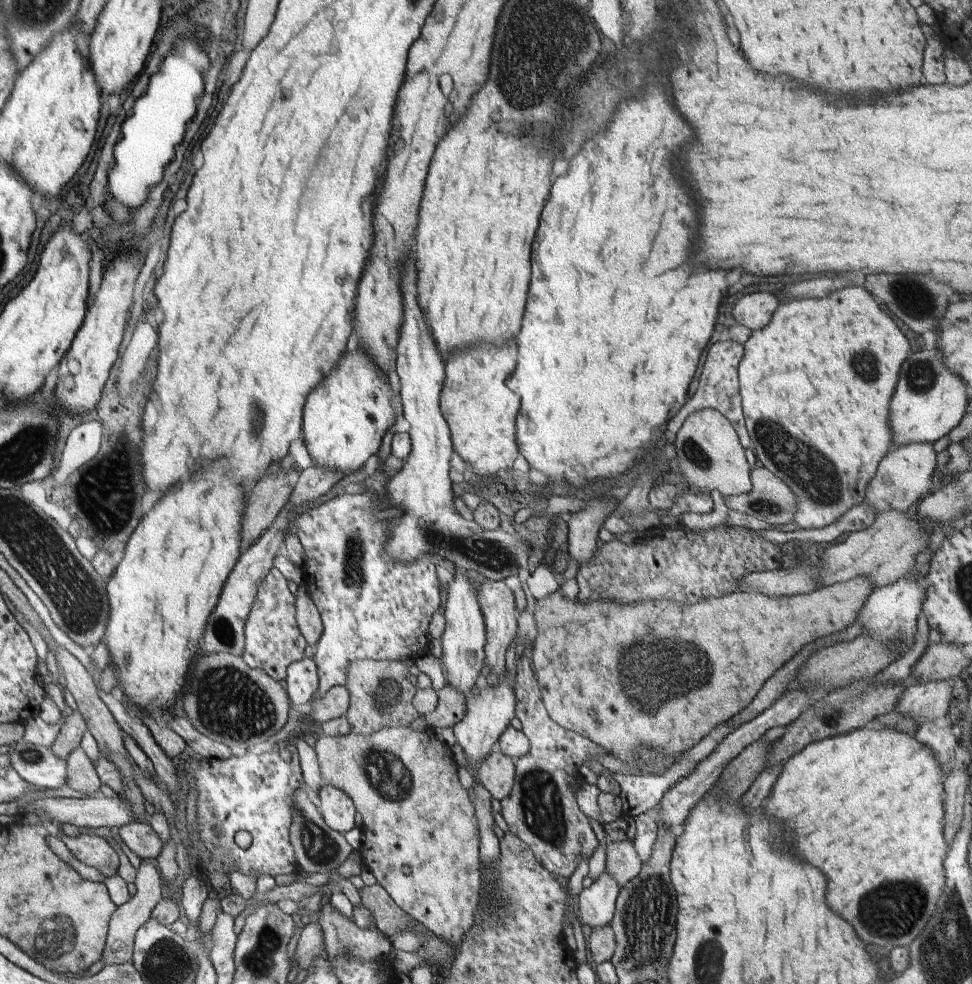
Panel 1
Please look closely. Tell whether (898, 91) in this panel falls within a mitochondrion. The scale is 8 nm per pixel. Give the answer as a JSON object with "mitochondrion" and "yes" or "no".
{"mitochondrion":"no"}

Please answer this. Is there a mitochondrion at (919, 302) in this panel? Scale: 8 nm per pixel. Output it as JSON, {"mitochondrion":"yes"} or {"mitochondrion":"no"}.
{"mitochondrion":"yes"}

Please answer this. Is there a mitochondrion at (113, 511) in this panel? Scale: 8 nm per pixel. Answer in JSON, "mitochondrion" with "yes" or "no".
{"mitochondrion":"yes"}

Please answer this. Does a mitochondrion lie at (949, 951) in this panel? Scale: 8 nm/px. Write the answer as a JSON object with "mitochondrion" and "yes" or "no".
{"mitochondrion":"yes"}

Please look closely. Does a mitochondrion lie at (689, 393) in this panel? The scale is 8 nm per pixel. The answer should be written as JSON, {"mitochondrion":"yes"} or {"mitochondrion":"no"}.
{"mitochondrion":"no"}

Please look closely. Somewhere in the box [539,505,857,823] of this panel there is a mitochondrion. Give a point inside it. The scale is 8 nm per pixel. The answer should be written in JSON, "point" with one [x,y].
{"point":[667,666]}

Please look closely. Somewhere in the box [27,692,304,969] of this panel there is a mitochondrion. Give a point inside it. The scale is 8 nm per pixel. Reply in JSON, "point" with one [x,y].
{"point":[56,938]}

